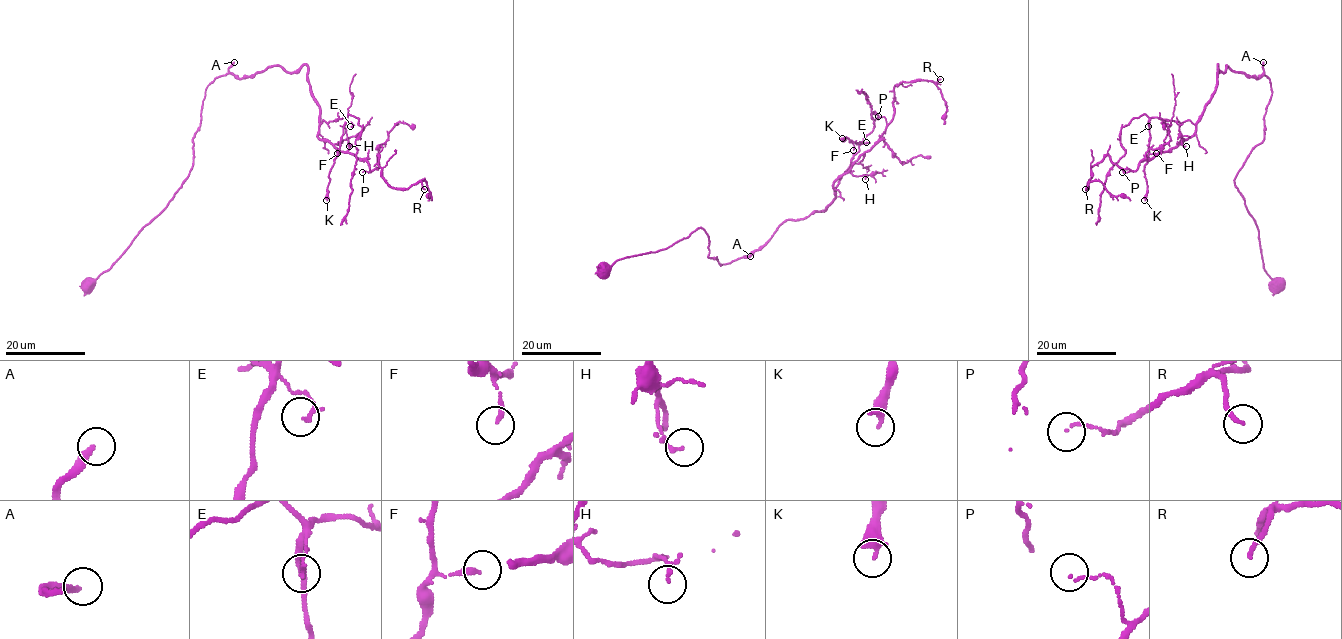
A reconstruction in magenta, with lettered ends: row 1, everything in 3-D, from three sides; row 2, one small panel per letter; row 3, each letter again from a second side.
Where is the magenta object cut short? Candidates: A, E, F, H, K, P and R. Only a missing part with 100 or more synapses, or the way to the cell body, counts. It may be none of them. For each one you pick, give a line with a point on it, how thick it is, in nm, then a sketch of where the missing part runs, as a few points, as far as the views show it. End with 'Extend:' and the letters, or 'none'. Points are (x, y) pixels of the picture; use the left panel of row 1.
A: (234, 62) | 240 nm
Extend: A

